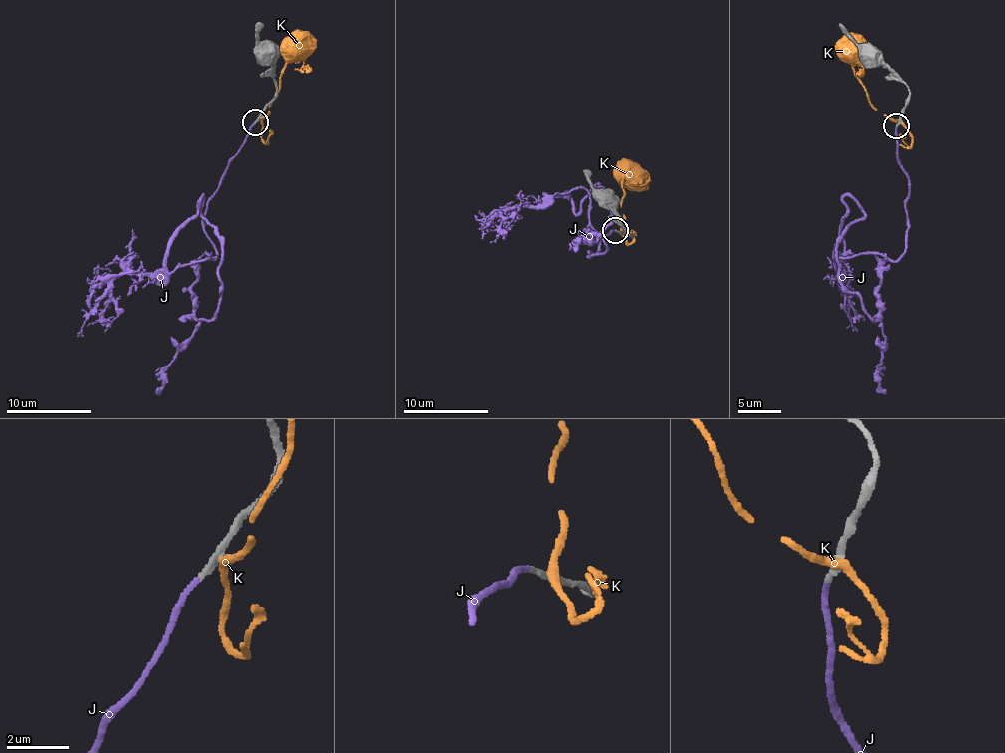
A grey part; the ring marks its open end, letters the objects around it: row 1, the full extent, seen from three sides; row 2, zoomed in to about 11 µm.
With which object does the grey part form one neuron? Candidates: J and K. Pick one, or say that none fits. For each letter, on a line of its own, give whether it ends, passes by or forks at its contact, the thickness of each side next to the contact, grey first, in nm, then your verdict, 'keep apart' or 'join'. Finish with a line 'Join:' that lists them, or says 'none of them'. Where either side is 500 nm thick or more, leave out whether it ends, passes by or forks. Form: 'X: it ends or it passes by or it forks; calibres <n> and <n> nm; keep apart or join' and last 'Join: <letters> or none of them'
J: it ends; calibres 190 and 160 nm; join
K: it passes by; calibres 280 and 260 nm; keep apart
Join: J

